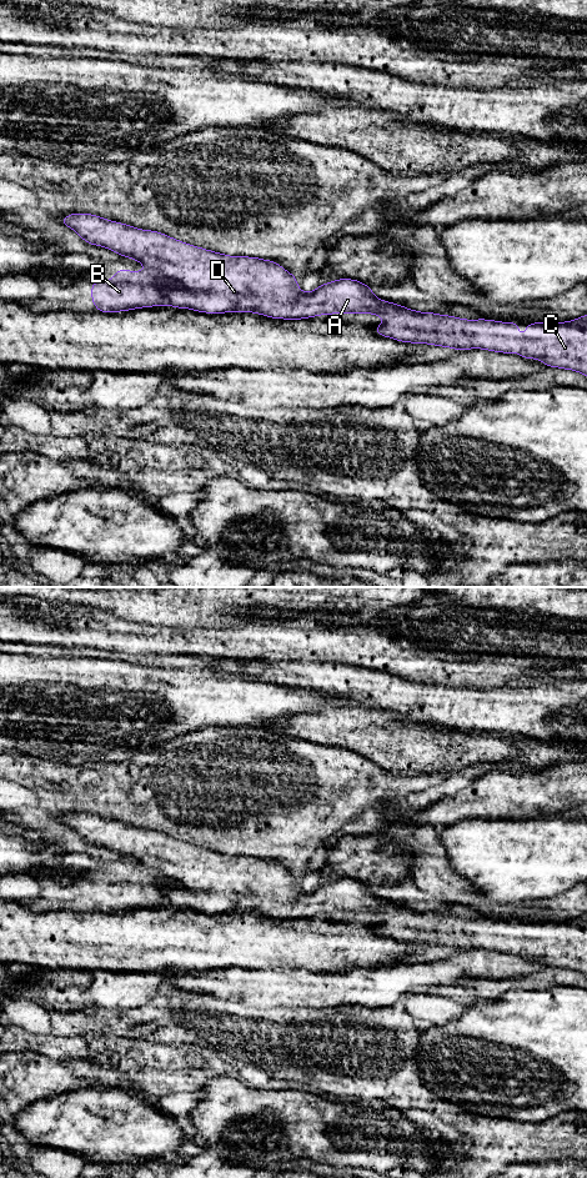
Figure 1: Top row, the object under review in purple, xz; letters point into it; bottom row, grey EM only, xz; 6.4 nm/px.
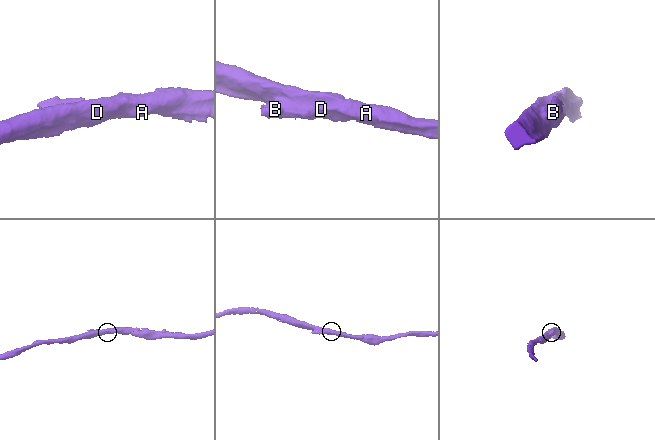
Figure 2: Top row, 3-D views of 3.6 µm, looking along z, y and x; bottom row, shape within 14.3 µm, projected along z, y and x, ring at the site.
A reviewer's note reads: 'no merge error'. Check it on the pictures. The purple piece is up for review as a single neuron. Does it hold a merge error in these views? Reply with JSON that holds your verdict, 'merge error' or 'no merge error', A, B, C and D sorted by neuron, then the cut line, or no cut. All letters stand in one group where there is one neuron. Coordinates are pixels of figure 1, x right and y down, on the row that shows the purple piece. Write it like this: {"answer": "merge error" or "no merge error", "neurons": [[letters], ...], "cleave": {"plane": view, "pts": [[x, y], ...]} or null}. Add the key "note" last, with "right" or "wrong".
{"answer": "merge error", "neurons": [["A", "C", "D"], ["B"]], "cleave": {"plane": "xz", "pts": [[152, 275], [157, 285], [167, 295], [171, 305]]}, "note": "wrong"}

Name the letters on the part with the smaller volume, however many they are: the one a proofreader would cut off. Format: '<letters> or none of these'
B

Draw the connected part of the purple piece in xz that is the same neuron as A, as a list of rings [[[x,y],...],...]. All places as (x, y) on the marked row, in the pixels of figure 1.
[[[75,212],[61,217],[59,221],[77,232],[86,244],[106,247],[119,256],[140,261],[146,269],[155,270],[157,274],[154,276],[159,286],[169,295],[171,306],[175,309],[190,309],[205,314],[252,312],[282,320],[302,320],[320,315],[330,316],[332,314],[372,314],[383,316],[386,320],[385,324],[376,325],[373,332],[400,342],[427,344],[451,347],[457,351],[481,349],[508,355],[513,355],[513,351],[517,350],[517,356],[522,359],[540,360],[547,367],[572,370],[587,376],[587,315],[566,322],[530,322],[526,324],[526,336],[520,337],[517,321],[467,320],[451,315],[411,310],[398,304],[377,299],[372,294],[372,287],[362,284],[361,280],[336,279],[331,282],[321,284],[312,292],[303,292],[297,286],[297,276],[290,274],[276,261],[215,252],[182,242],[164,232],[141,230],[122,222],[102,219],[94,214]]]

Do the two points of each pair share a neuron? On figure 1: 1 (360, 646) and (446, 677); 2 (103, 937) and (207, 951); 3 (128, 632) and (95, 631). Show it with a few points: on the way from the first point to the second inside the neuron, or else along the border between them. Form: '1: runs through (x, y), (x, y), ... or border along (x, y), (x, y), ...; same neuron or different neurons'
1: runs through (381, 651), (387, 653), (422, 653), (425, 656); same neuron
2: runs through (129, 940), (181, 940); same neuron
3: runs through (120, 632), (103, 631); same neuron

